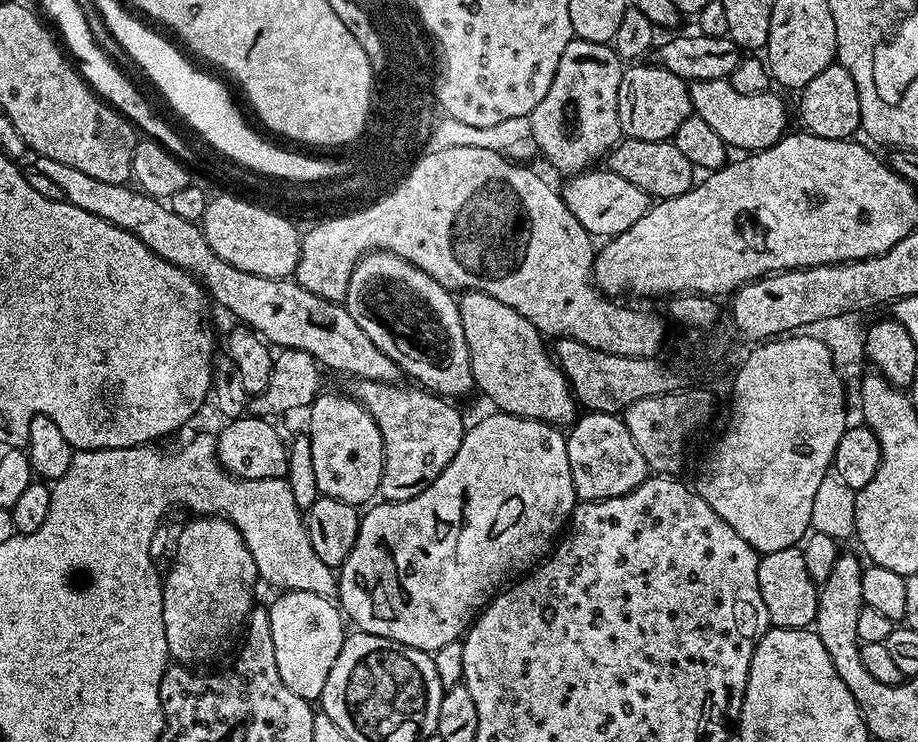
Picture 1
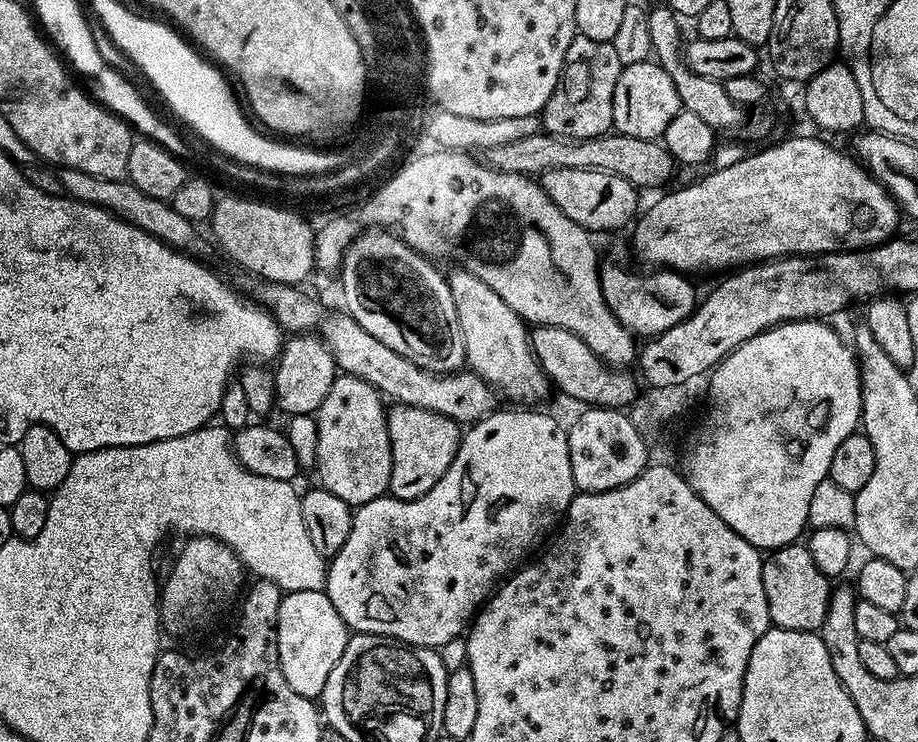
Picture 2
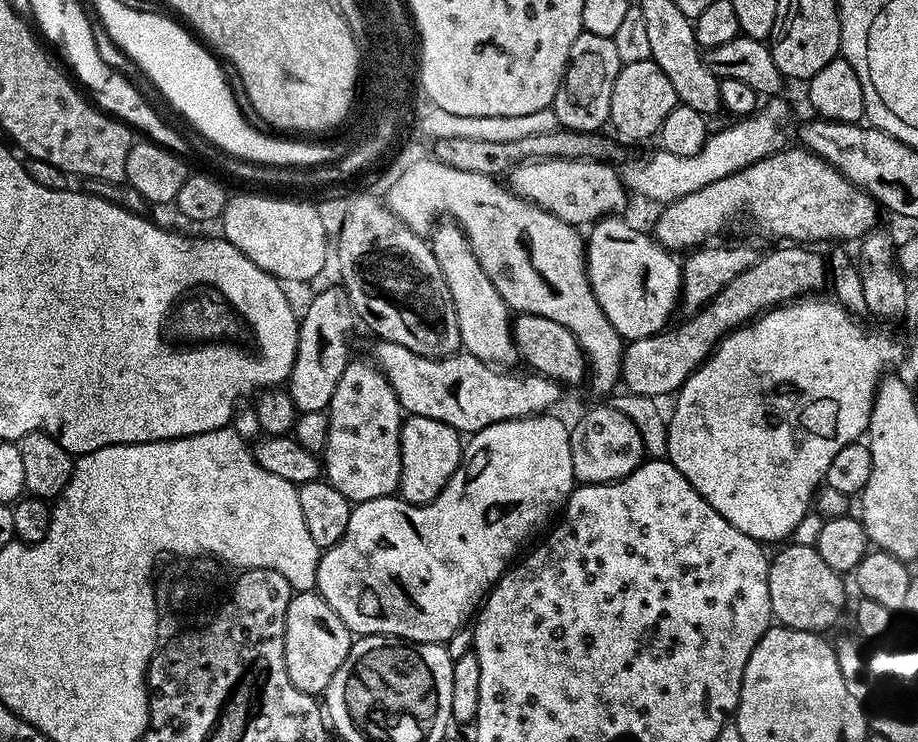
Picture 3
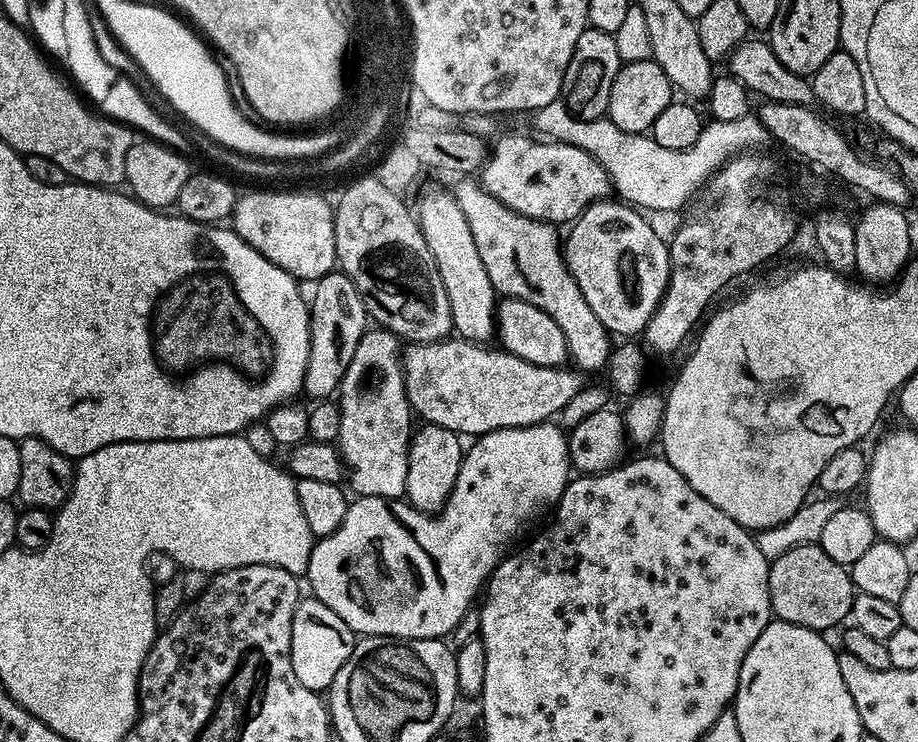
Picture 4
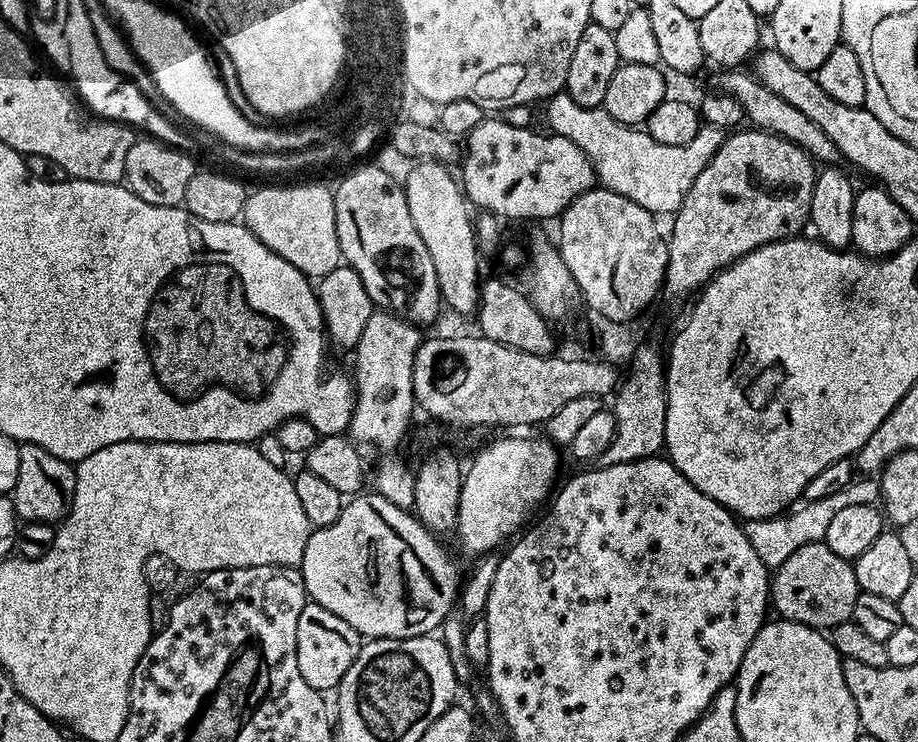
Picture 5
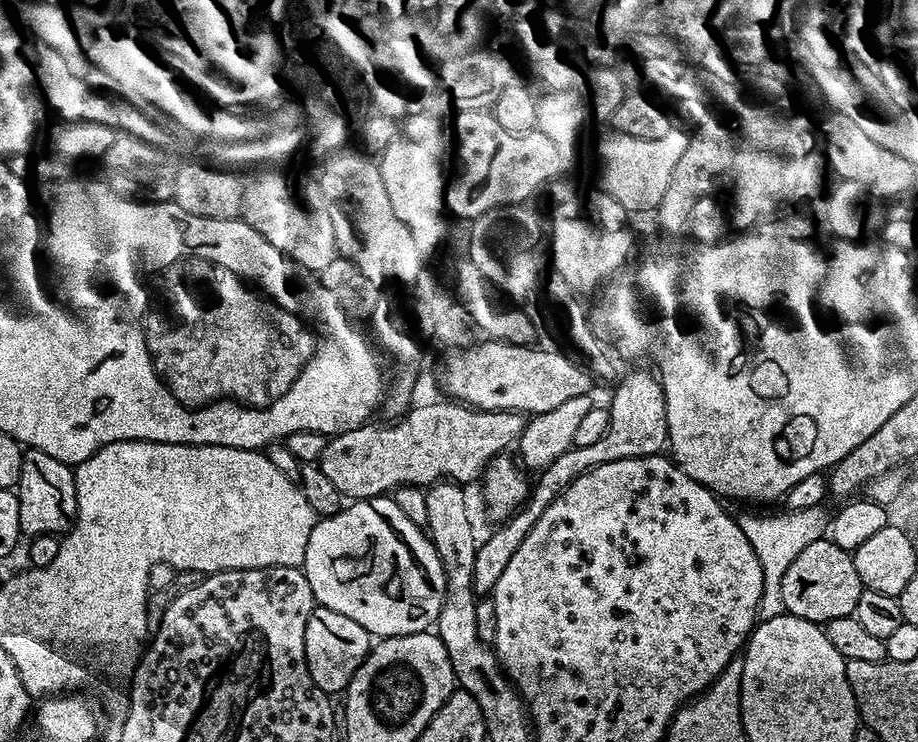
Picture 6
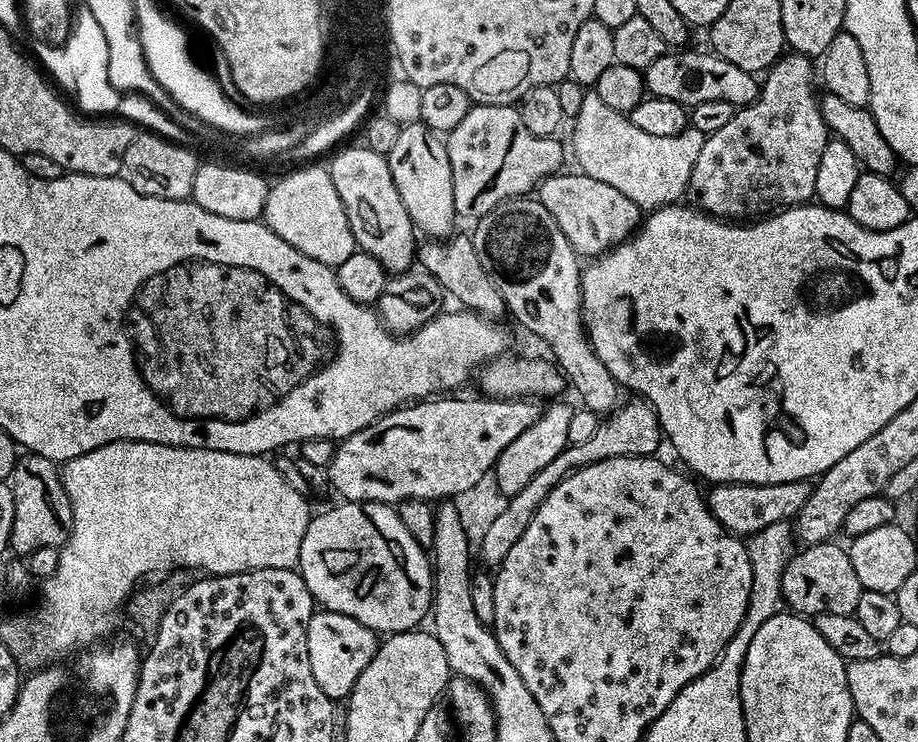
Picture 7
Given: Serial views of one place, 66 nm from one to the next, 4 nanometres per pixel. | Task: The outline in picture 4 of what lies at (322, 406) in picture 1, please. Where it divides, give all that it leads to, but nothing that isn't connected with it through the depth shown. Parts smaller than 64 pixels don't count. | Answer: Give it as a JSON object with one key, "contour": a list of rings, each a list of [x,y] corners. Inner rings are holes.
{"contour":[[[379,326],[364,331],[340,383],[338,407],[340,428],[336,430],[335,439],[340,459],[344,461],[347,483],[352,483],[355,495],[401,499],[406,490],[408,445],[414,435],[414,413],[408,405],[404,385],[400,337]]]}

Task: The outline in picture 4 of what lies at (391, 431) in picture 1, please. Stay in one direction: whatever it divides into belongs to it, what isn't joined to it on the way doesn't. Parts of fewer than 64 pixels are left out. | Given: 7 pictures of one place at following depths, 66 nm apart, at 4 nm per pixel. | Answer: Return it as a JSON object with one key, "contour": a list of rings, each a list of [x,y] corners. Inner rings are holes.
{"contour":[[[425,423],[420,427],[415,429],[412,442],[408,445],[404,496],[407,503],[420,512],[436,514],[450,498],[454,490],[454,482],[458,482],[460,463],[464,461],[466,448],[465,445],[460,445],[462,440],[457,433],[446,430],[442,426]]]}

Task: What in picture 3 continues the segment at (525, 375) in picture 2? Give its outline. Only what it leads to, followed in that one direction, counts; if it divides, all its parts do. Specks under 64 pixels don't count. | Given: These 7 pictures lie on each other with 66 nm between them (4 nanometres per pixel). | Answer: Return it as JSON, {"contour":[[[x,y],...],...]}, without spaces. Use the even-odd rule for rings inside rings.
{"contour":[[[440,222],[431,229],[432,253],[442,270],[446,290],[454,302],[458,318],[458,334],[463,351],[493,366],[512,366],[517,363],[516,344],[512,340],[512,321],[508,303],[494,290],[494,282],[486,278],[482,266],[474,258],[464,231],[455,222]]]}

